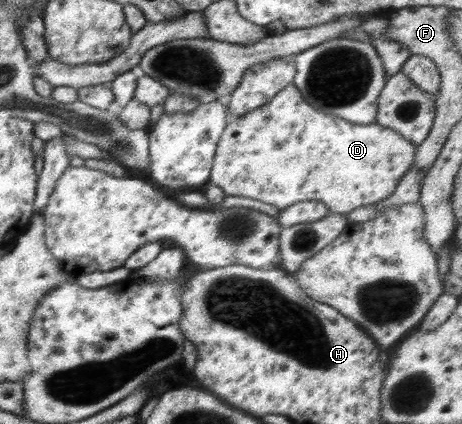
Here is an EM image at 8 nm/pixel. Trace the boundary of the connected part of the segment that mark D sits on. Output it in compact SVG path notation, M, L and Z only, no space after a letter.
M289 84L279 91L278 94L275 94L273 99L270 99L266 105L257 107L254 111L249 111L248 113L245 113L245 115L241 115L235 122L225 126L225 130L220 136L216 148L212 171L210 172L208 182L219 186L226 195L238 195L241 197L249 197L249 199L257 199L257 201L269 203L269 205L273 205L279 210L285 209L300 201L317 200L323 202L331 213L335 212L347 215L354 209L377 203L378 201L385 199L388 195L391 195L398 186L399 181L401 181L401 179L413 168L416 147L415 144L410 143L407 139L398 135L393 129L383 127L376 122L369 125L350 123L345 119L325 114L317 108L311 107L311 105L303 99L301 92L295 87L295 84Z

